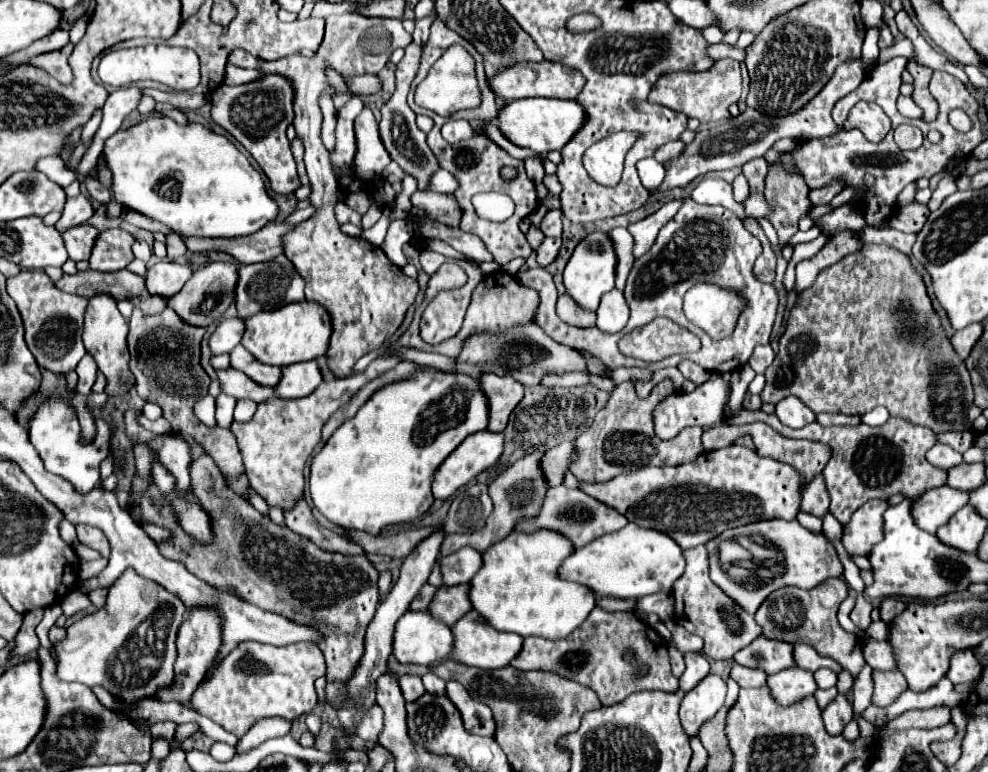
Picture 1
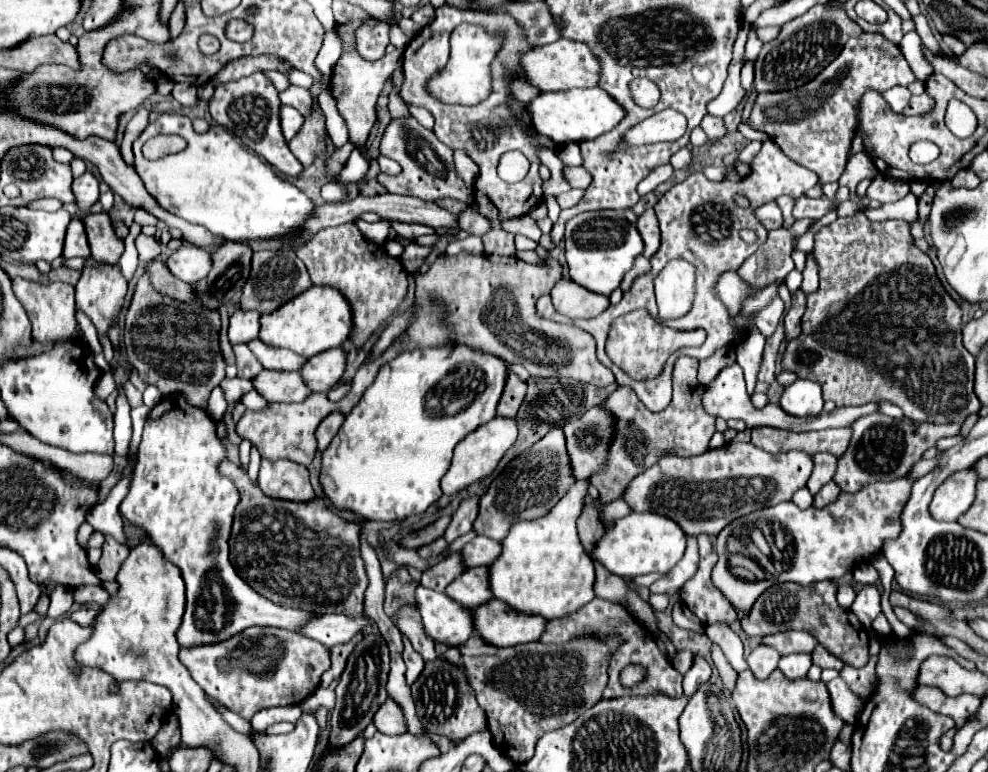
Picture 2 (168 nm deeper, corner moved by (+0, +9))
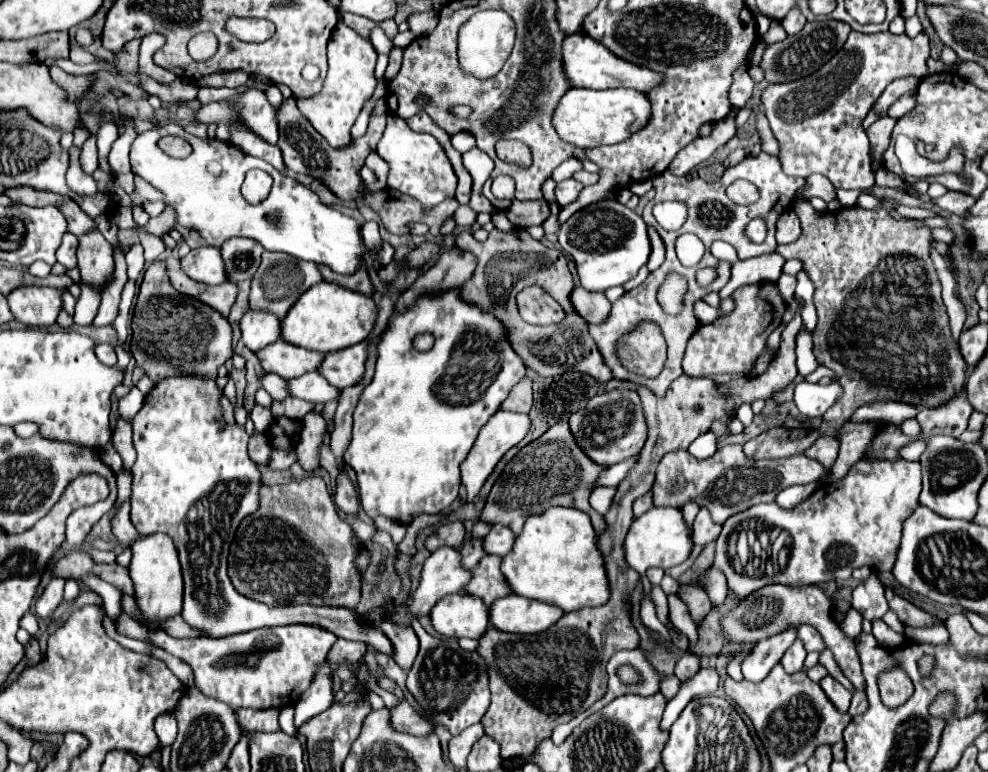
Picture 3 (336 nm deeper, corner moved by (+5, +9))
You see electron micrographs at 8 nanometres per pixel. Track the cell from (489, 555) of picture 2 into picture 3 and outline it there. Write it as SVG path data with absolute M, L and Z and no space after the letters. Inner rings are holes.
M492 526L492 530L484 536L484 552L486 554L496 554L496 556L504 556L508 554L508 550L512 548L512 542L514 542L514 534L504 528L504 526Z

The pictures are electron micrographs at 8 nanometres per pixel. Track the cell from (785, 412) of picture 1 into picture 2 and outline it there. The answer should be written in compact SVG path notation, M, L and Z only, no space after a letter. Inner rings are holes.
M797 380L781 396L781 408L793 416L813 416L823 410L819 382Z

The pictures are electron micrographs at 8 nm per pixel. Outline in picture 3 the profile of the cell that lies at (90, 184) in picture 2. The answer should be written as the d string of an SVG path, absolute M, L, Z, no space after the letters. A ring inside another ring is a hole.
M96 136L88 138L84 142L84 148L80 152L80 166L86 174L94 174L96 168L98 168L98 150L96 150Z

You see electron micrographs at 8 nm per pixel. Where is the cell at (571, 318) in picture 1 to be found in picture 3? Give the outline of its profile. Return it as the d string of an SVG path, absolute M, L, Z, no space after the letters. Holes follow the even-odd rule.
M576 286L572 290L570 302L574 306L574 312L586 322L604 322L604 318L608 316L608 310L612 308L612 304L604 294L592 294L582 286Z

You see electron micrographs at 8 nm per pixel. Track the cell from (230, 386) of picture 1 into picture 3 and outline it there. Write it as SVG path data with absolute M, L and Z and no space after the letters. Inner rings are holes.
M316 372L286 380L286 384L288 384L288 392L292 398L300 398L306 402L324 402L326 404L326 402L336 400L340 396L340 390L330 386L326 382L326 378L322 378Z

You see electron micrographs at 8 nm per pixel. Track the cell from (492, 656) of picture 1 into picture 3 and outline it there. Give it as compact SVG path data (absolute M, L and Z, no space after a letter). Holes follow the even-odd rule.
M516 594L504 596L490 606L490 622L496 630L512 634L540 634L548 630L564 612L556 606L532 602Z

